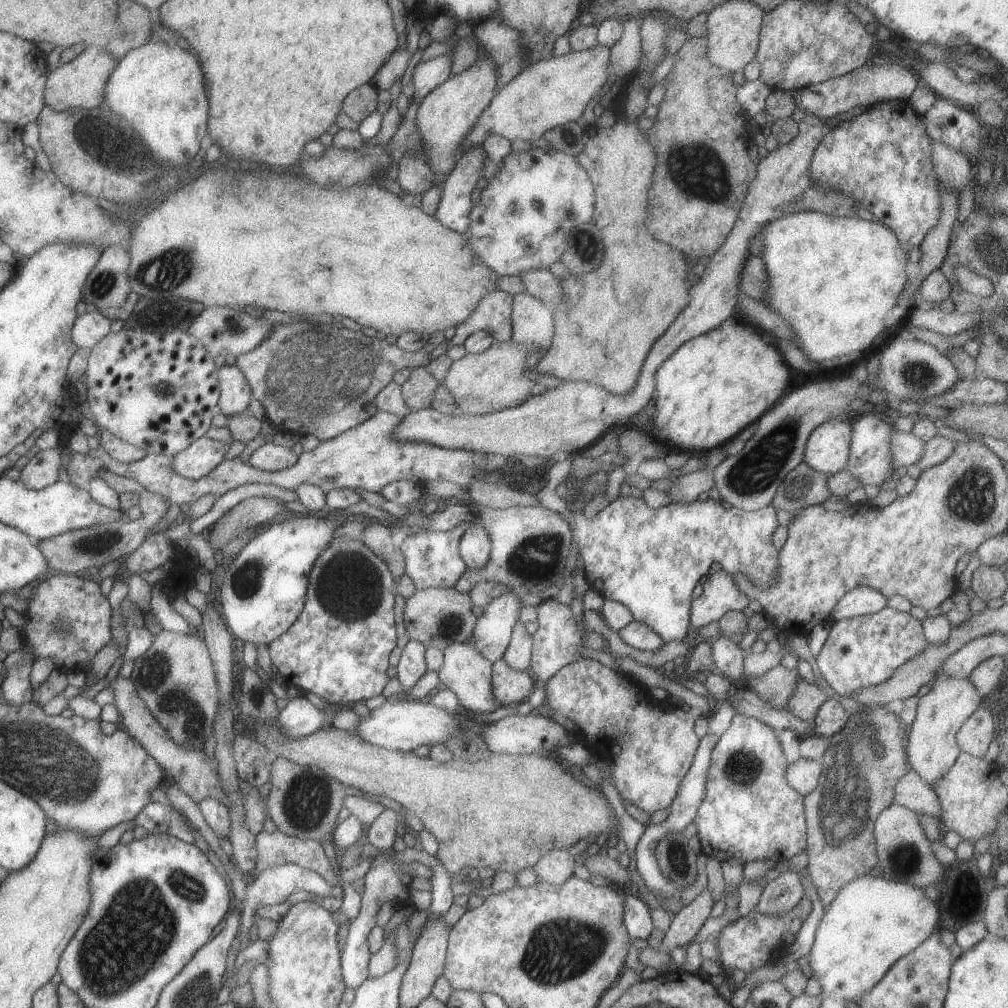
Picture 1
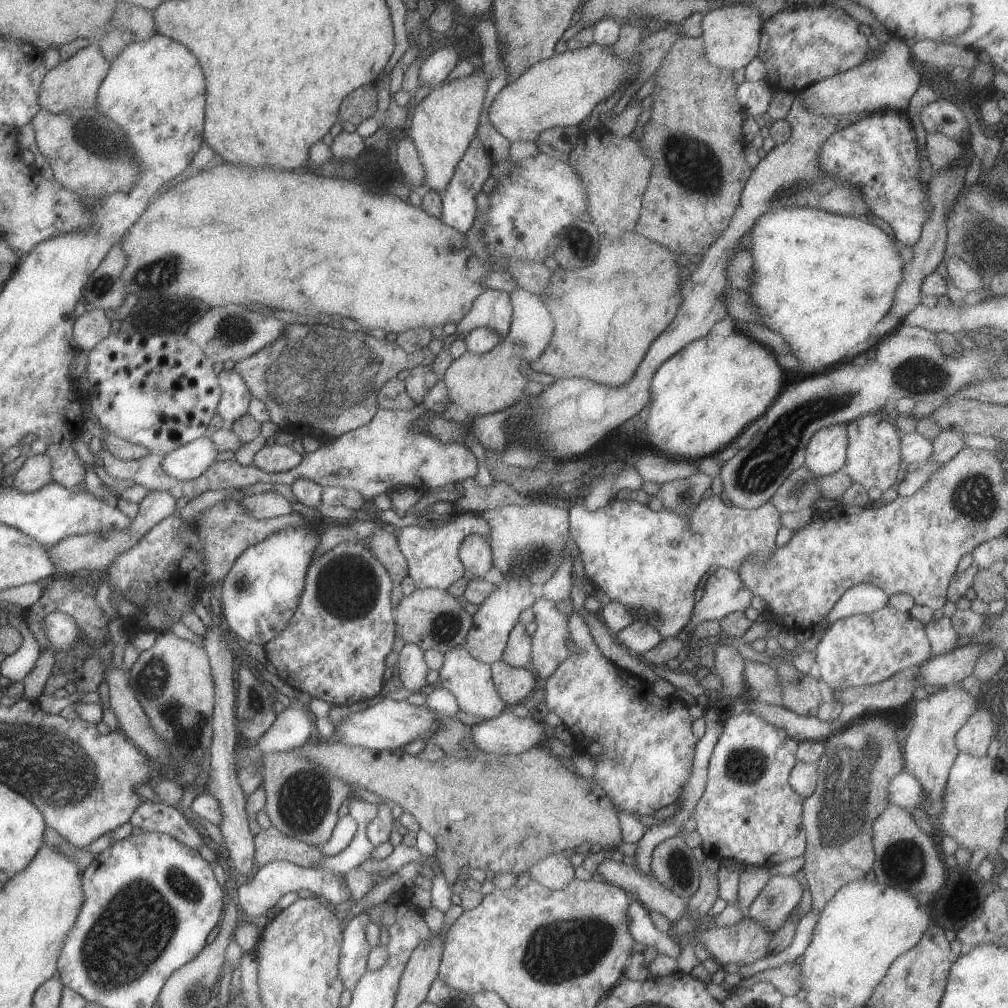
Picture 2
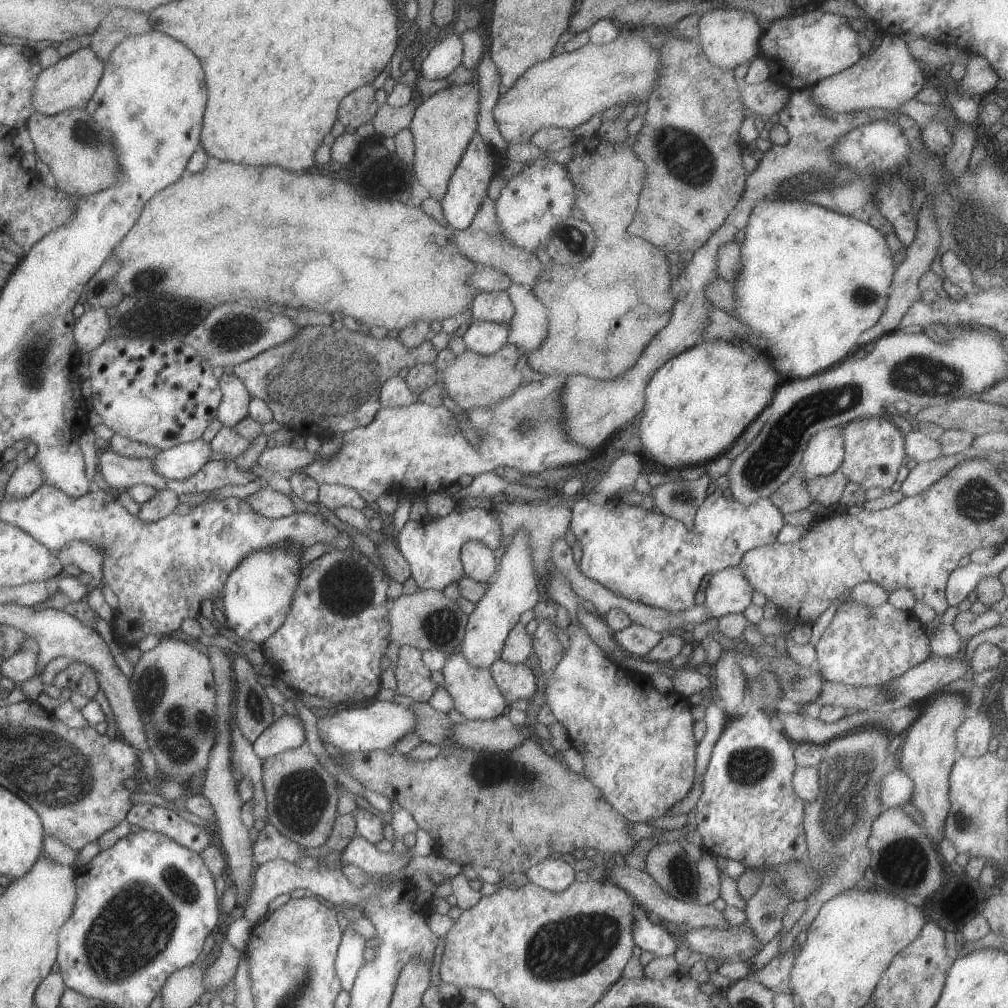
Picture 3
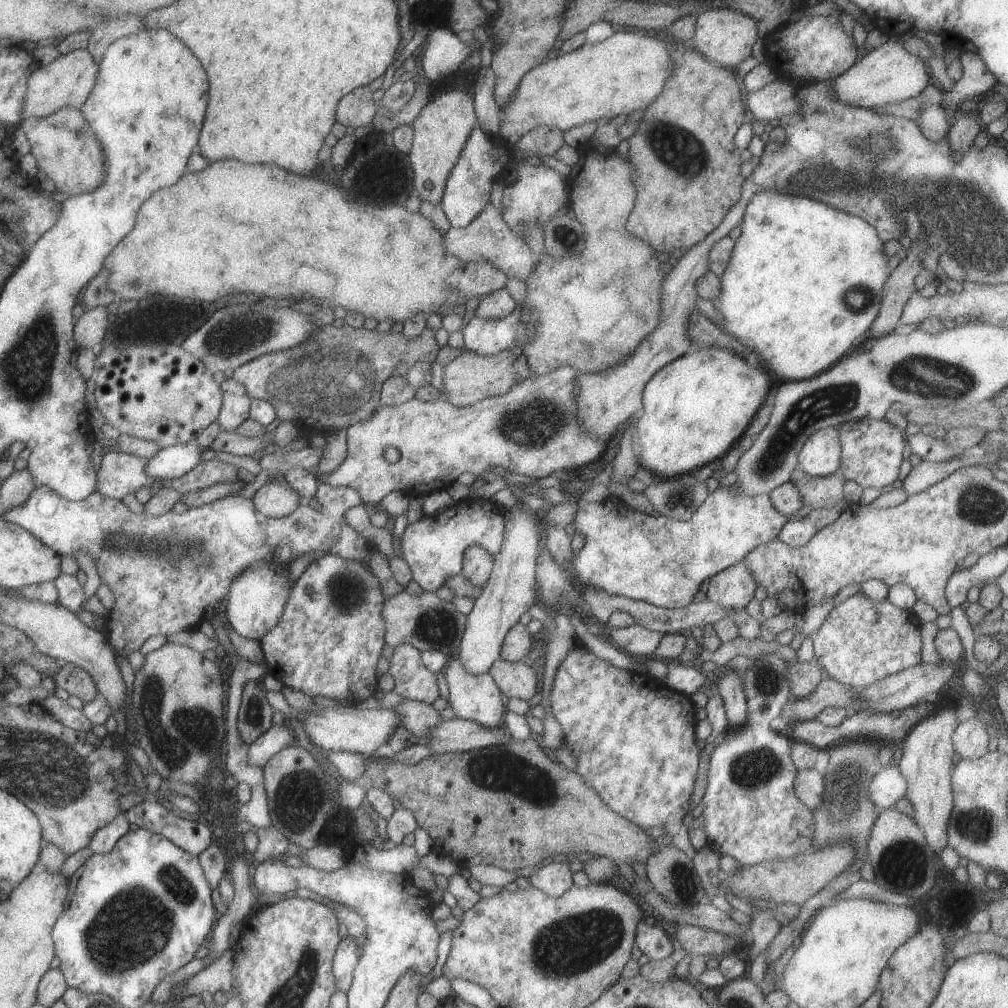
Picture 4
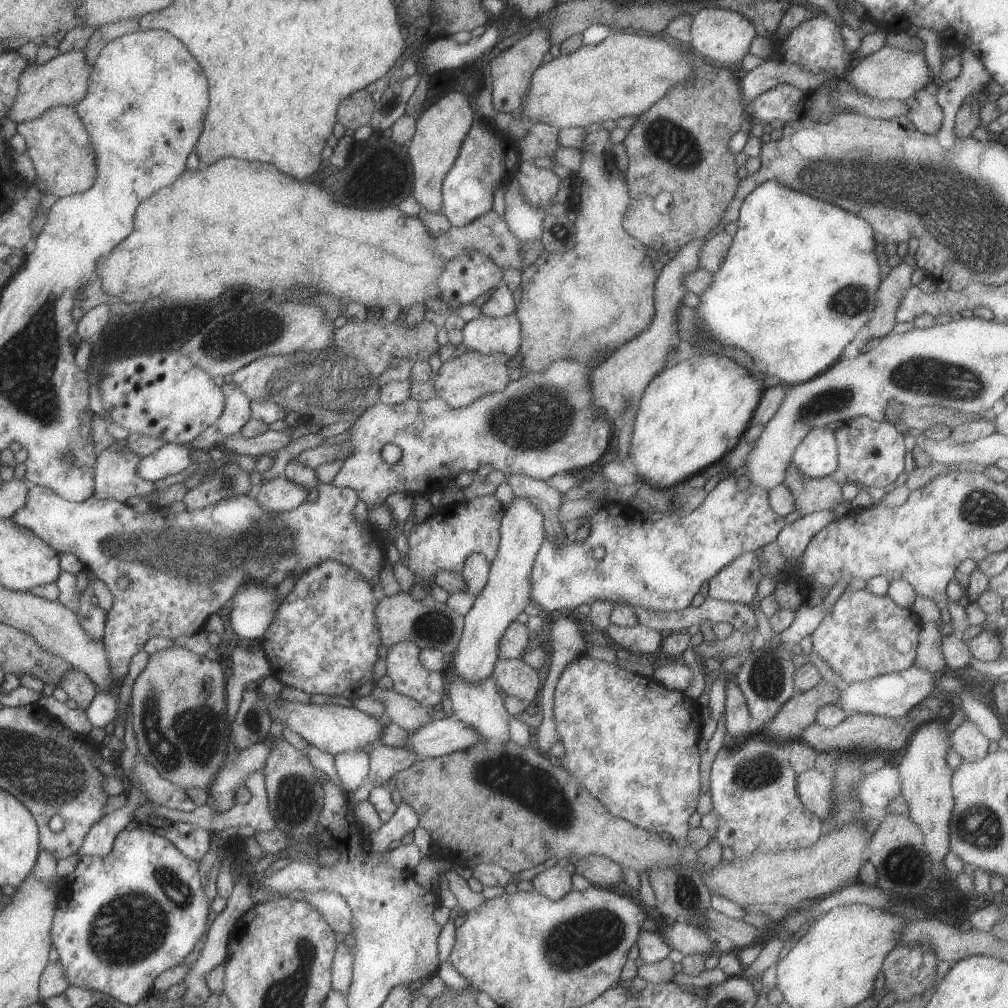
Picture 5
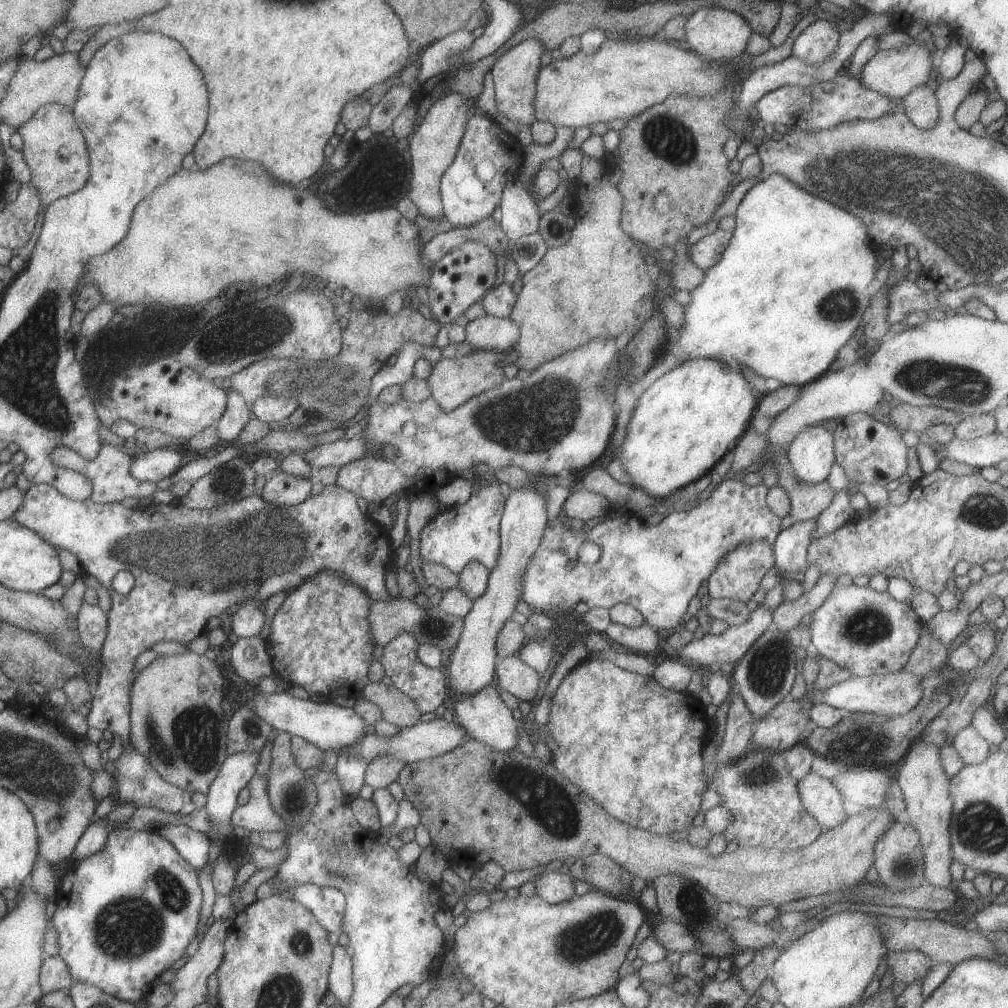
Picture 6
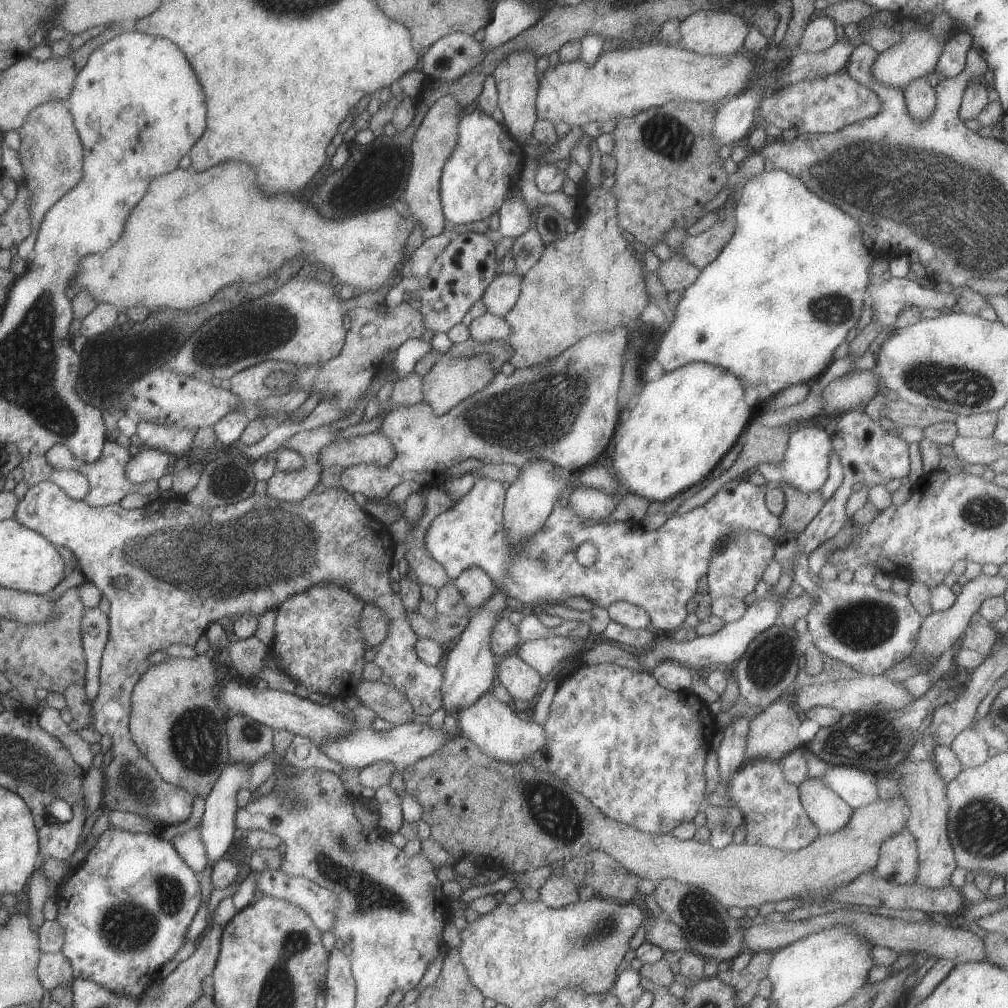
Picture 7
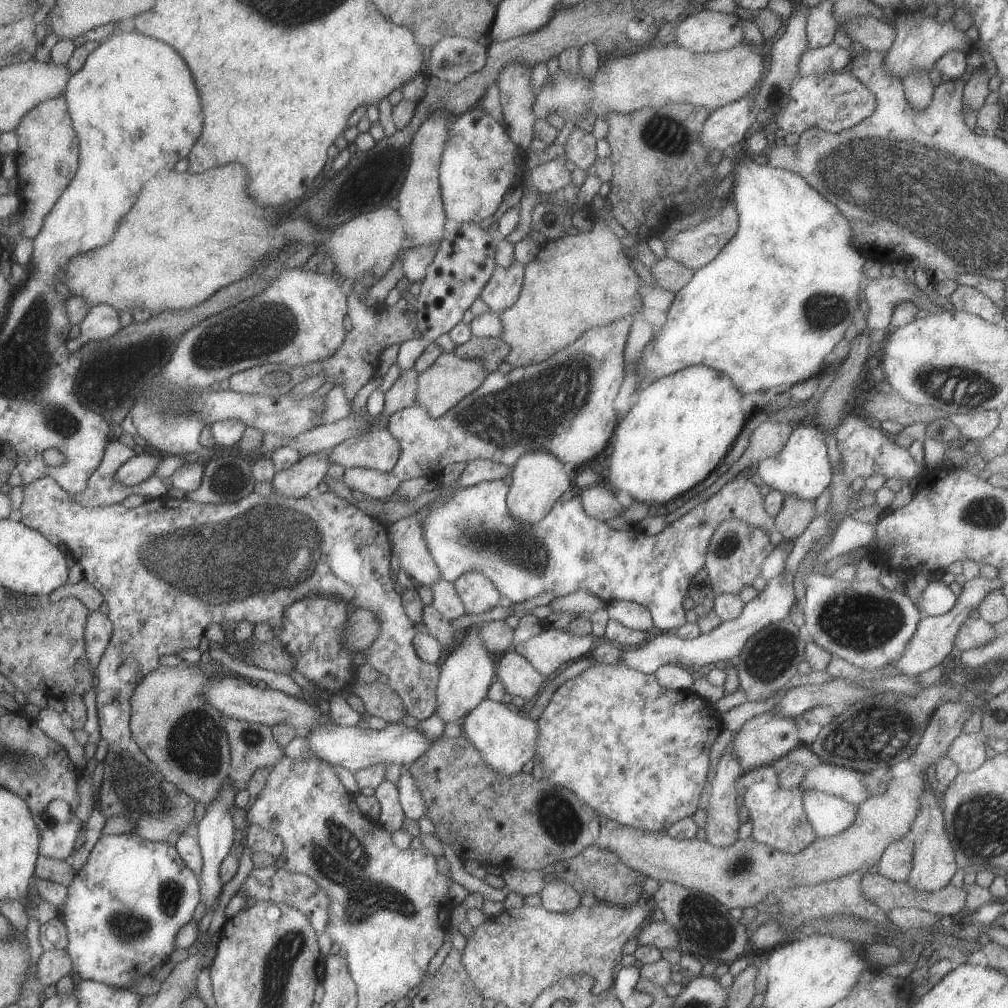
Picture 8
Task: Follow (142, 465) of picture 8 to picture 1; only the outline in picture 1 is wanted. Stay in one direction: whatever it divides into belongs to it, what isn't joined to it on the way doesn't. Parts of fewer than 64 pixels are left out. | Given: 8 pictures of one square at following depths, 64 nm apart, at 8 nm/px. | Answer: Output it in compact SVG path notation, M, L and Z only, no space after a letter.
M204 435L172 460L173 471L189 479L201 479L226 458L230 445Z

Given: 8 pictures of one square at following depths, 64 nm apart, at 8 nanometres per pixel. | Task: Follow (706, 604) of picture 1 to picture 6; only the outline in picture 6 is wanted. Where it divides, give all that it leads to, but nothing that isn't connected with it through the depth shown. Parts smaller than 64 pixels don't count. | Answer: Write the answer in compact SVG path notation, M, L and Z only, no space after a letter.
M752 540L728 552L707 579L711 599L738 600L747 603L761 587L765 574L775 566L774 550L766 540Z

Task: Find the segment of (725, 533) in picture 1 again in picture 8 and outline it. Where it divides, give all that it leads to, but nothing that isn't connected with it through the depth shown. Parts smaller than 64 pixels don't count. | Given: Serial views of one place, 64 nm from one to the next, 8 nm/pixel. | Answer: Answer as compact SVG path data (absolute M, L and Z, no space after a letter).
M737 476L727 484L724 484L724 486L722 486L718 492L714 492L706 502L698 504L698 506L692 508L692 510L688 511L684 516L680 516L678 520L672 522L670 526L665 526L664 530L662 530L660 534L656 534L656 536L645 535L639 531L638 527L633 527L629 530L613 530L612 528L609 528L604 521L591 518L584 512L579 495L573 496L571 500L568 500L567 502L558 500L558 502L552 506L552 510L550 510L540 522L522 525L520 522L512 520L512 516L510 516L510 512L508 512L508 492L510 492L510 486L508 486L504 480L484 481L470 487L455 488L451 498L447 499L447 501L432 502L430 508L426 508L428 514L424 516L424 534L422 534L422 536L424 536L424 540L426 540L428 550L431 553L436 566L438 566L438 570L440 570L441 579L453 584L460 576L462 576L462 574L477 571L480 572L480 574L484 574L484 576L488 576L488 578L492 580L494 587L500 592L501 597L507 597L514 603L522 603L534 597L538 597L542 592L546 592L546 590L548 590L548 592L554 592L556 597L569 595L578 590L583 590L597 596L606 604L612 603L613 601L636 602L637 604L644 606L651 613L654 627L656 629L659 628L663 632L676 632L678 628L681 628L686 623L686 610L684 610L682 602L684 602L686 596L688 597L688 590L690 590L690 586L692 586L692 582L694 582L694 574L700 572L702 568L705 568L704 564L706 563L706 552L710 538L712 537L712 534L716 532L718 524L722 524L722 520L736 518L736 520L744 520L746 524L756 526L756 528L760 528L768 534L775 531L775 518L772 518L772 516L766 512L764 507L763 498L765 489L760 489L751 479L743 478L742 476Z

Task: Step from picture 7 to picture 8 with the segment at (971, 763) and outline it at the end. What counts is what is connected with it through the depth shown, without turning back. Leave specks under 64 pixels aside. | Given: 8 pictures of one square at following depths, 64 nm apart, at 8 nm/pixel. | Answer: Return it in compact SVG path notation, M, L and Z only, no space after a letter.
M961 733L947 752L959 772L972 772L986 762L986 742L979 734Z

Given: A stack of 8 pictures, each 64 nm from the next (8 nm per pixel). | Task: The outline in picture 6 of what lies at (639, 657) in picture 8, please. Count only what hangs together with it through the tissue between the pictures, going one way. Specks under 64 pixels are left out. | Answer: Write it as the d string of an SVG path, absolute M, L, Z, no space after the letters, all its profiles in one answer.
M761 604L761 606L757 606L750 612L750 616L748 616L748 620L746 620L744 624L738 624L738 626L730 625L730 628L720 635L705 635L704 638L694 640L672 653L674 656L676 654L681 656L681 659L692 667L698 667L702 670L708 669L708 667L715 662L719 664L736 664L742 659L742 656L745 656L746 652L750 650L750 646L752 646L764 632L773 627L773 616L774 612L770 611L764 604Z

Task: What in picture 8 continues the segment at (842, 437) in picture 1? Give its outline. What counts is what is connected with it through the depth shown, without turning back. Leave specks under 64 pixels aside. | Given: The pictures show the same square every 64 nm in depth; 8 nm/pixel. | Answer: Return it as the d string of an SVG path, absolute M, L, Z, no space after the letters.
M798 423L789 440L776 456L766 456L758 462L758 472L764 481L765 490L778 490L785 496L798 500L817 500L833 480L833 468L828 458L826 436L828 434L816 426Z

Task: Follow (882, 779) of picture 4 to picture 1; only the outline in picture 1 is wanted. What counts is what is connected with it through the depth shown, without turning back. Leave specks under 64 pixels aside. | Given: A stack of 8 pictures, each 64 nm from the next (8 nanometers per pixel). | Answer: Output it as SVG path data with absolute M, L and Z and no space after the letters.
M909 771L894 786L894 803L919 814L940 819L940 800L934 788L914 771Z

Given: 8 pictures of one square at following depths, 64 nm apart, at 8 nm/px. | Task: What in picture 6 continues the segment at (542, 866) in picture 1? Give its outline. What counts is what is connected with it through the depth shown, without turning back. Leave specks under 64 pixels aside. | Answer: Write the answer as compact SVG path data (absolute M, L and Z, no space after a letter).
M547 870L534 884L540 898L550 905L562 904L576 896L575 882L568 872Z

